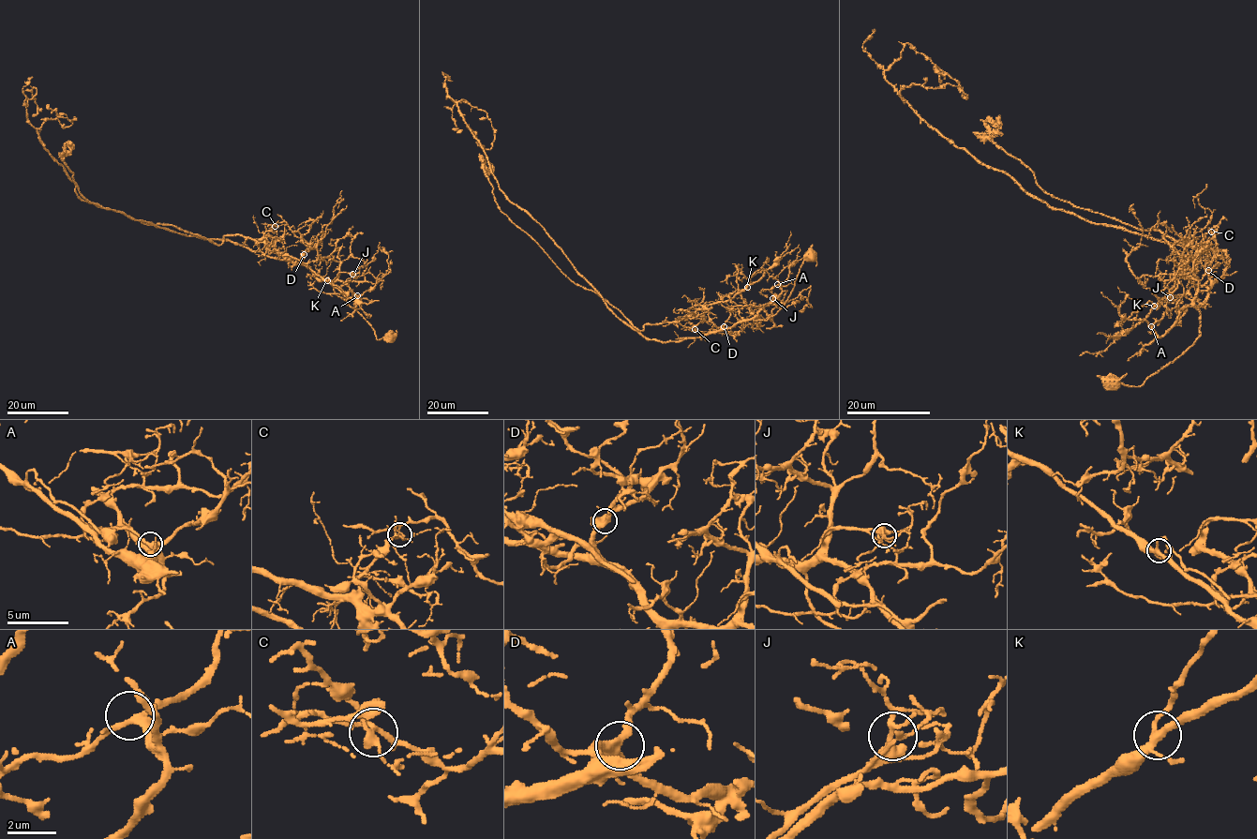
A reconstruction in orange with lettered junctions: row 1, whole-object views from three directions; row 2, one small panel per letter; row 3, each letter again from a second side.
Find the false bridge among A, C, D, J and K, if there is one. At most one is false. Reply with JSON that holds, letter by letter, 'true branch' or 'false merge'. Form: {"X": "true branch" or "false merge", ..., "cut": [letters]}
{"A": "true branch", "C": "false merge", "D": "true branch", "J": "true branch", "K": "true branch", "cut": ["C"]}

